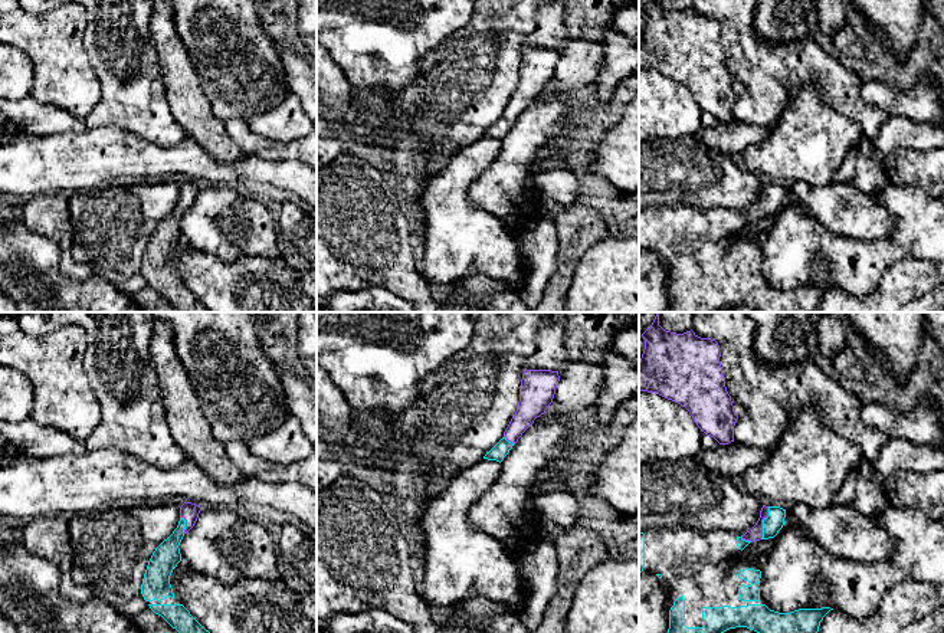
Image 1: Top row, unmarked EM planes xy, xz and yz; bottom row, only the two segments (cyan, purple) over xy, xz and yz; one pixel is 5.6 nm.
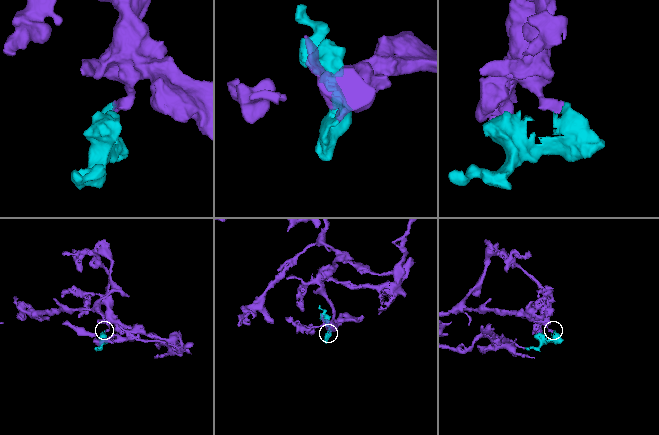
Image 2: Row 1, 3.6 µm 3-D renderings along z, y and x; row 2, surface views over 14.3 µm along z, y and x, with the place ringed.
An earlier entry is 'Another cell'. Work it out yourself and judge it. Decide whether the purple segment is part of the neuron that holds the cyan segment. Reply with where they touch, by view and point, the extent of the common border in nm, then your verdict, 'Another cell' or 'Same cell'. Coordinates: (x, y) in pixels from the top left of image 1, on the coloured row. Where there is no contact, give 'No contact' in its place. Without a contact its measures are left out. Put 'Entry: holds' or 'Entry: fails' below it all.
Touches cyan at yz (763, 522). Shared border 190 nm. Same cell
Entry: fails

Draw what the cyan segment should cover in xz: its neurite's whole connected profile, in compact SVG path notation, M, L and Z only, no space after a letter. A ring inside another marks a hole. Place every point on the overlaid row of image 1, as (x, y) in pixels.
M524 371L517 411L505 429L504 437L489 452L486 452L484 459L496 460L499 463L504 460L522 433L550 407L558 381L558 371Z

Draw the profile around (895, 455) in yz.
M889 439L871 465L872 479L882 486L897 470L927 473L944 469L944 452L934 443L918 445L905 439Z

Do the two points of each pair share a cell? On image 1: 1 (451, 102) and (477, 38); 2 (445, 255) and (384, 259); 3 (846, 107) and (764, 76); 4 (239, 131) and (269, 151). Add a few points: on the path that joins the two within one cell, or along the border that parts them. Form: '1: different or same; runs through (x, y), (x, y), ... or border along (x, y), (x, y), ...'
1: same; runs through (462, 87), (477, 69), (477, 53)
2: different; border along (416, 251), (416, 269), (429, 284)
3: same; runs through (831, 85), (815, 69), (786, 69)
4: same; runs through (246, 138), (252, 144), (262, 147)

